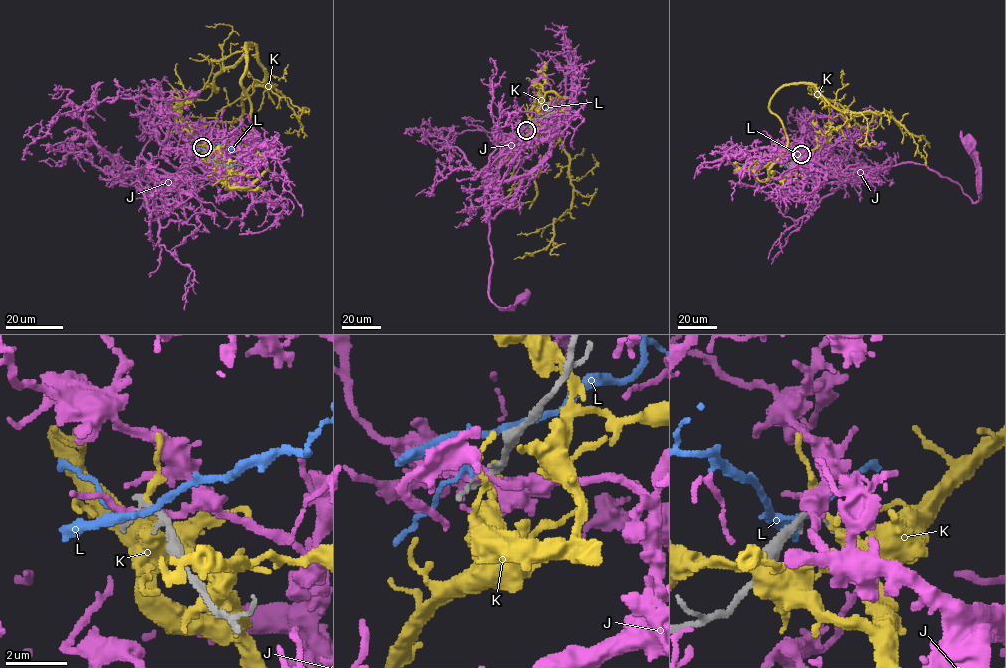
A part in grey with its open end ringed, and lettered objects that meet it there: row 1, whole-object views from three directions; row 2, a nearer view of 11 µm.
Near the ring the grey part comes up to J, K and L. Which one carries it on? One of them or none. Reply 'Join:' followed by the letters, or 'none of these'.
Join: none of these

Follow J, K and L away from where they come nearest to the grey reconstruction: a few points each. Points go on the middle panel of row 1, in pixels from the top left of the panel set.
J: (527, 129), (537, 130), (536, 139), (519, 150), (508, 146), (482, 173), (488, 297), (507, 308), (523, 298)
K: (527, 129), (537, 134), (546, 94), (570, 98), (561, 117), (553, 100), (571, 209), (528, 254)
L: (526, 129), (537, 121), (546, 107)

